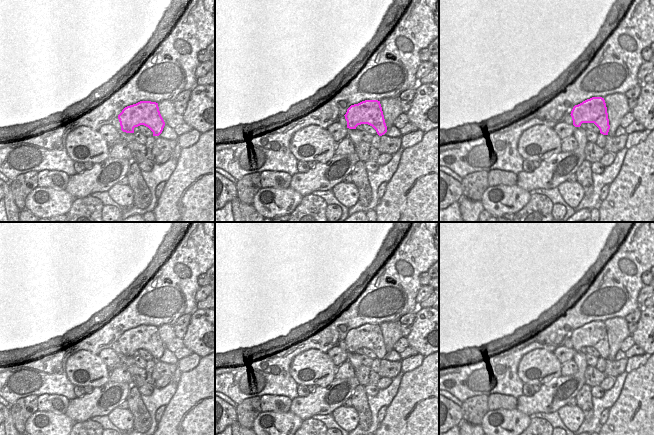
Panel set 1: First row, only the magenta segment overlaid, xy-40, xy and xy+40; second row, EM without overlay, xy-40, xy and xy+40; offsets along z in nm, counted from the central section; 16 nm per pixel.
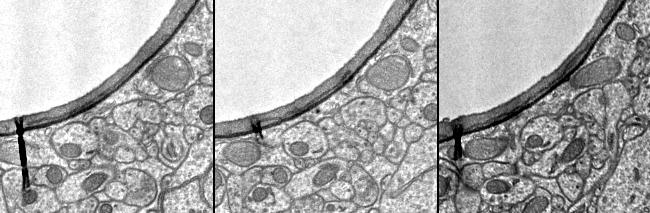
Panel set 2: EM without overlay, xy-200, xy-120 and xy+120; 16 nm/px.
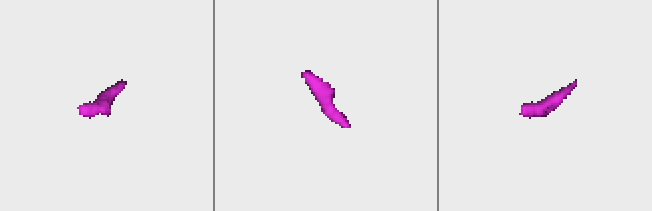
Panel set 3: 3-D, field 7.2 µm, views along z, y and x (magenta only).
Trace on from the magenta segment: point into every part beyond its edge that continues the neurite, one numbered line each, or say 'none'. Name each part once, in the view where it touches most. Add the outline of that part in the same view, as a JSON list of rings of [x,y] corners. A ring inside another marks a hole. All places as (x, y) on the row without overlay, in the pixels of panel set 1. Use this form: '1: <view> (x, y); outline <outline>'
none

